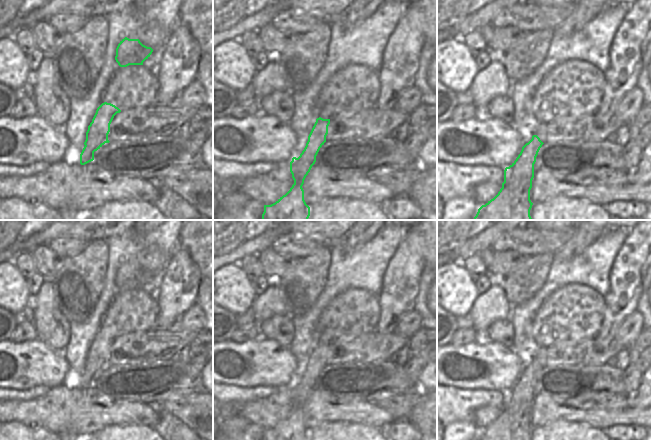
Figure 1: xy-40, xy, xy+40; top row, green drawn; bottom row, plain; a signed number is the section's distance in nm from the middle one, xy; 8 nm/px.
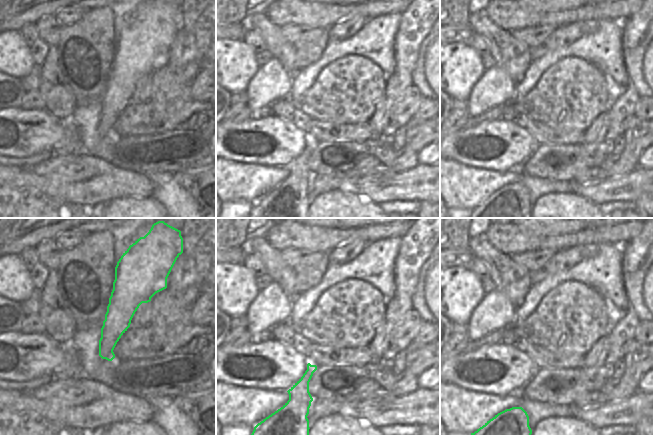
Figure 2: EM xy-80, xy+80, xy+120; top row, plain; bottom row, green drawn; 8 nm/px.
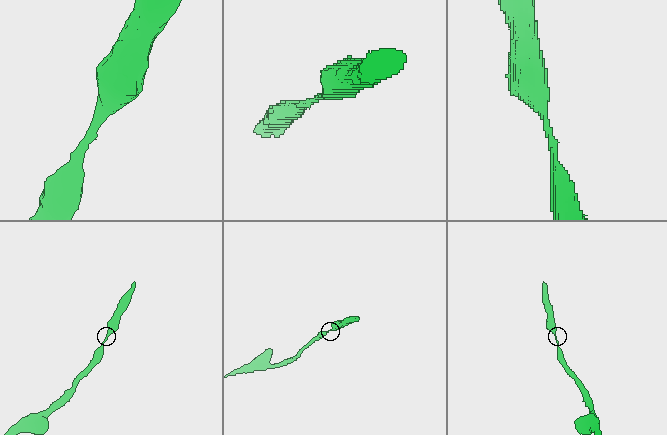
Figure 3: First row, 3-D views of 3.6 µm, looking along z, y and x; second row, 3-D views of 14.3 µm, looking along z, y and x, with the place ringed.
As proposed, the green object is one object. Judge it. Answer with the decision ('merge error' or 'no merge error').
no merge error

